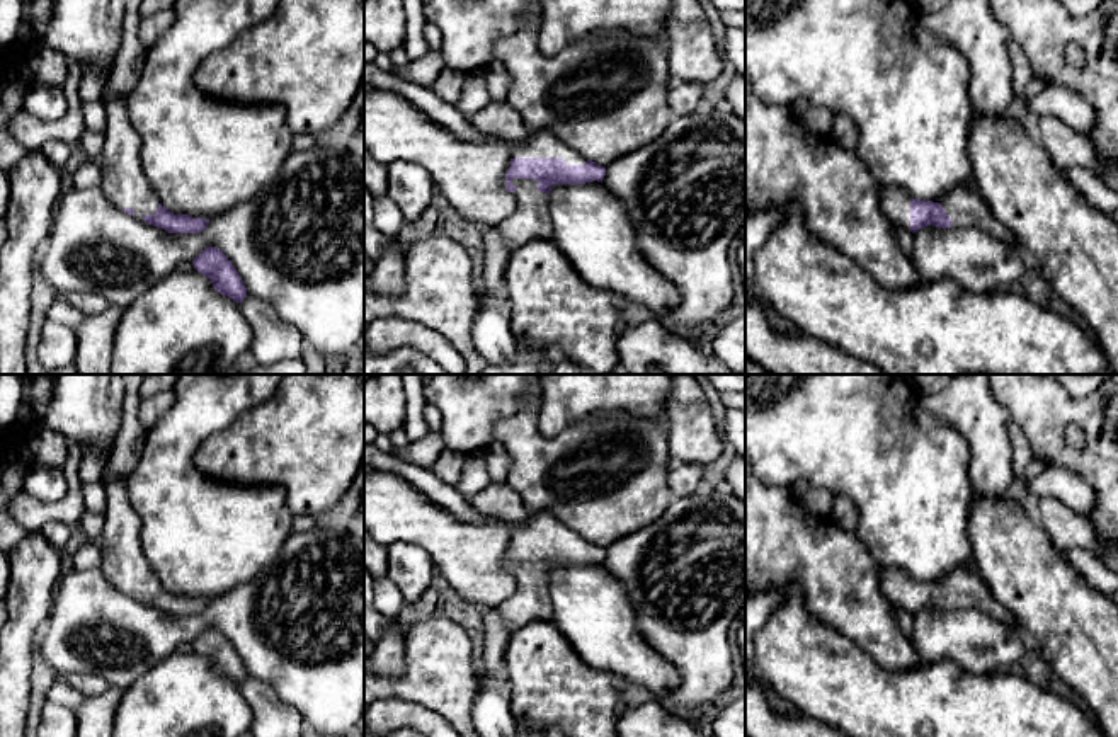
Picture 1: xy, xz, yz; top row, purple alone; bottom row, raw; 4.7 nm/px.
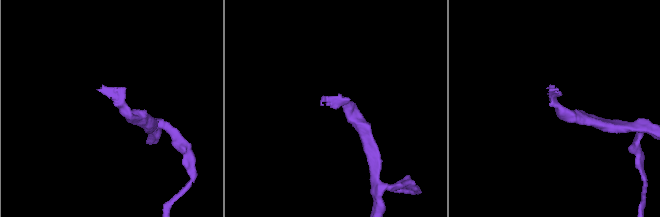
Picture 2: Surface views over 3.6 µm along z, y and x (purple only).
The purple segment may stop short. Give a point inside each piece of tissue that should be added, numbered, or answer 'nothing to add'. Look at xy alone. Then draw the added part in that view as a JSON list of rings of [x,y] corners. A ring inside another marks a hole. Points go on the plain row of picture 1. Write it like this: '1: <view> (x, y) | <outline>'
1: xy (123, 562) | [[[114,477],[104,483],[107,494],[106,523],[100,538],[100,570],[119,589],[131,589],[134,599],[155,596],[160,586],[140,543],[140,517],[131,507],[126,480]]]

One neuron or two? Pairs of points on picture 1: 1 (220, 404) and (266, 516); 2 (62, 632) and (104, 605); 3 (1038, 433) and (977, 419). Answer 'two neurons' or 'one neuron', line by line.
1: one neuron
2: one neuron
3: two neurons

